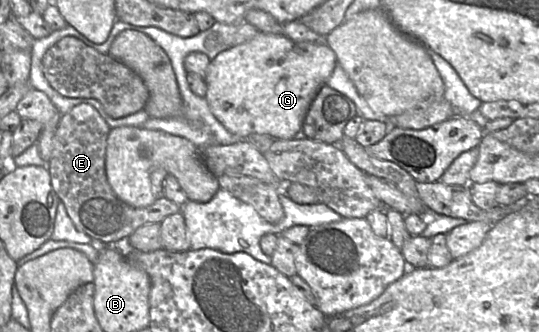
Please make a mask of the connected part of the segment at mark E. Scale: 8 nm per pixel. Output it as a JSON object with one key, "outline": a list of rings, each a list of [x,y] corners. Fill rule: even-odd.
{"outline":[[[79,104],[68,113],[61,115],[53,139],[48,171],[51,177],[51,186],[64,204],[67,214],[75,227],[96,242],[119,245],[126,242],[127,238],[138,228],[147,224],[160,224],[166,217],[181,211],[181,206],[165,197],[157,197],[153,204],[143,208],[135,208],[121,201],[115,195],[105,171],[105,155],[109,131],[110,128],[103,118],[88,104]]]}

